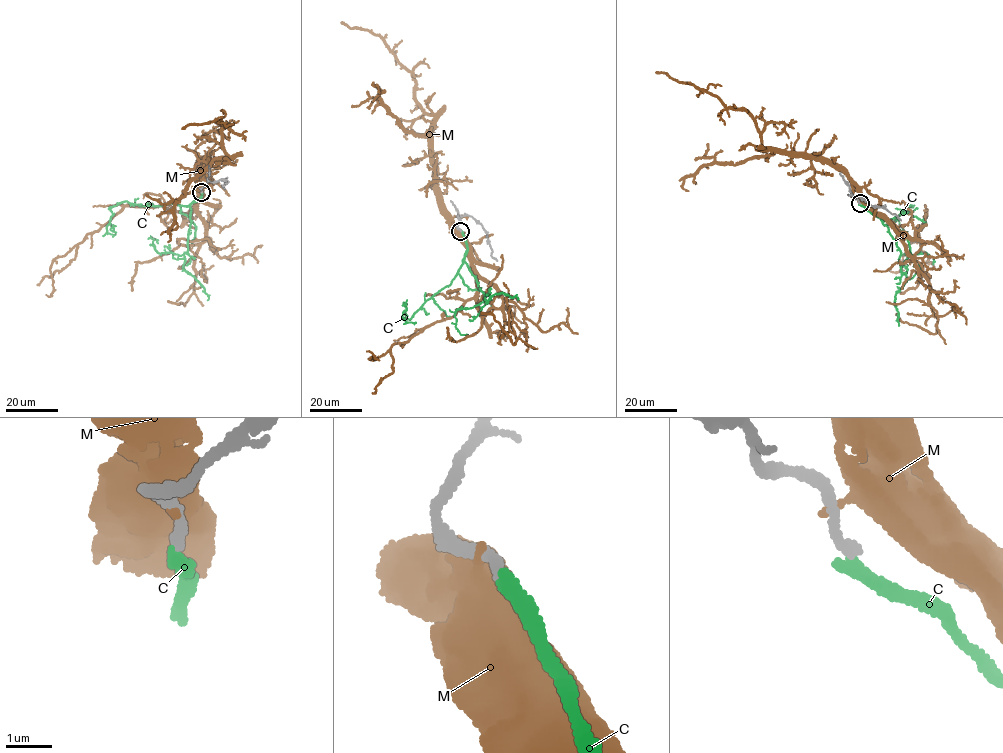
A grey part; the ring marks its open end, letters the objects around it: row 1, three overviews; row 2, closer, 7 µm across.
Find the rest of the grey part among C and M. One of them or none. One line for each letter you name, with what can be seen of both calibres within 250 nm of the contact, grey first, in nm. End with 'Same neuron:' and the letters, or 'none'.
Same neuron: none

